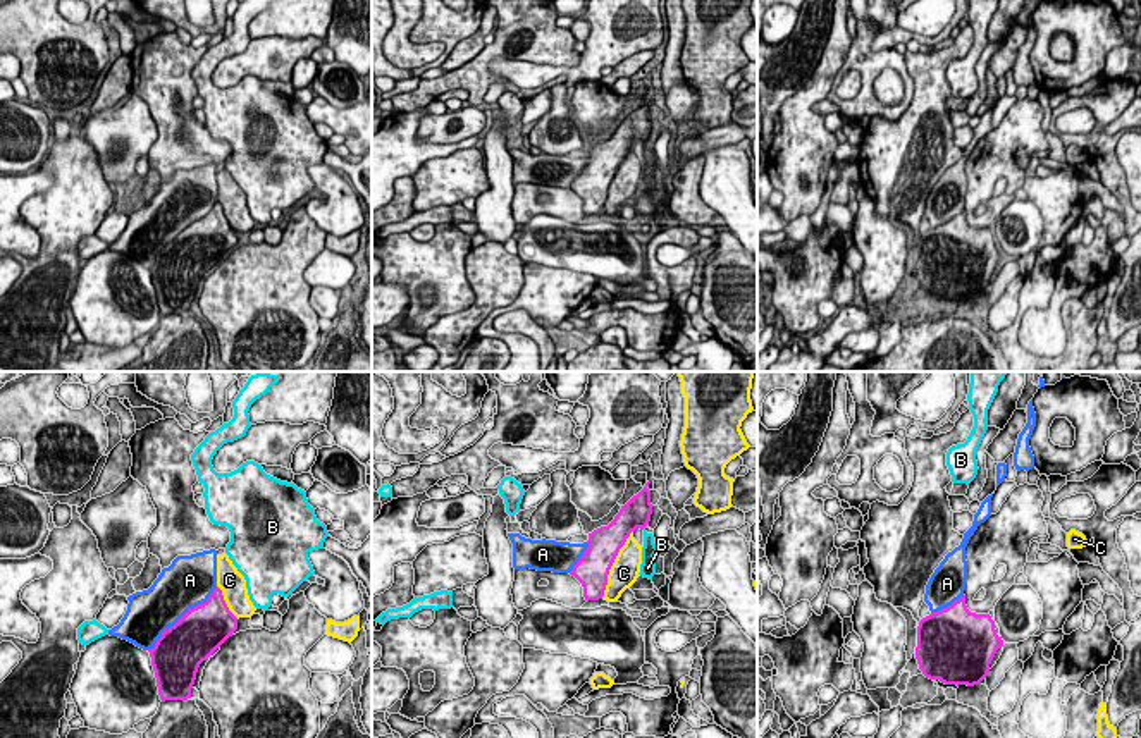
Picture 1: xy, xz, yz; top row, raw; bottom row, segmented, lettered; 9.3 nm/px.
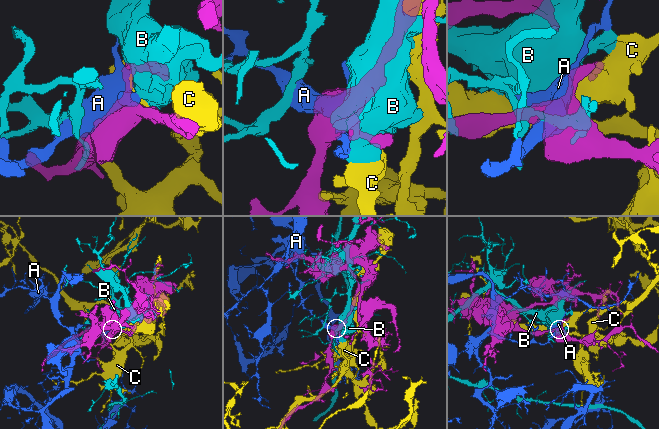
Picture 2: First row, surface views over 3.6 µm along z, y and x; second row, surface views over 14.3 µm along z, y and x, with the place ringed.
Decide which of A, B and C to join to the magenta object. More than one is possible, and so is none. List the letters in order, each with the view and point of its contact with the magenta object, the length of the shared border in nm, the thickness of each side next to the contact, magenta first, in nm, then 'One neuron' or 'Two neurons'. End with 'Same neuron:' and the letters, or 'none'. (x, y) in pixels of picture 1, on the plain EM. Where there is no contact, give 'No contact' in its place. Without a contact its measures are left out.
A: Touches magenta at xy (183, 231). Shared border 900 nm. Thickness 460 nm (magenta) against 440 nm. Two neurons
B: Touches magenta at xz (644, 141). Shared border 60 nm. Thickness 280 nm (magenta) against 140 nm. Two neurons
C: Touches magenta at xz (611, 179). Shared border 700 nm. Thickness 300 nm (magenta) against 280 nm. Two neurons
Same neuron: none

